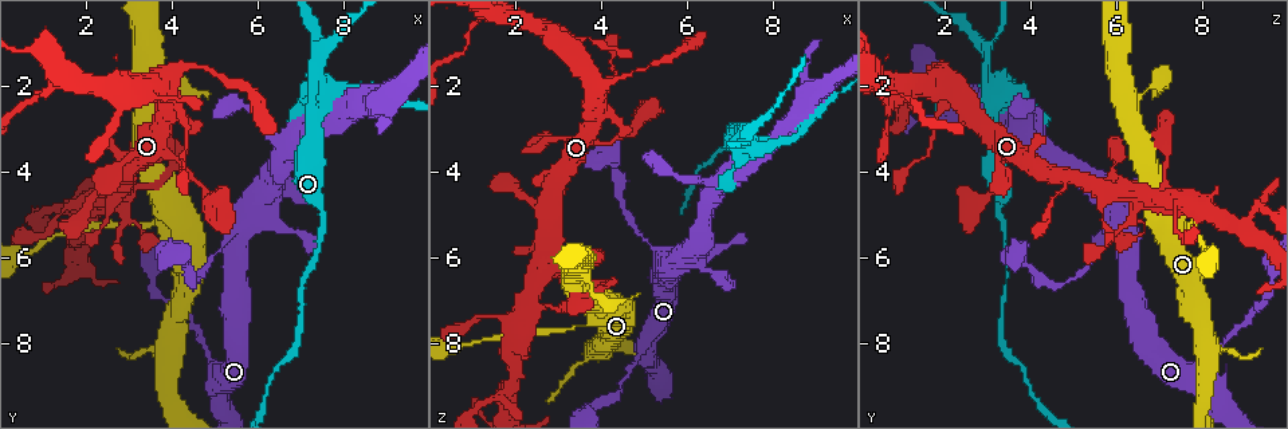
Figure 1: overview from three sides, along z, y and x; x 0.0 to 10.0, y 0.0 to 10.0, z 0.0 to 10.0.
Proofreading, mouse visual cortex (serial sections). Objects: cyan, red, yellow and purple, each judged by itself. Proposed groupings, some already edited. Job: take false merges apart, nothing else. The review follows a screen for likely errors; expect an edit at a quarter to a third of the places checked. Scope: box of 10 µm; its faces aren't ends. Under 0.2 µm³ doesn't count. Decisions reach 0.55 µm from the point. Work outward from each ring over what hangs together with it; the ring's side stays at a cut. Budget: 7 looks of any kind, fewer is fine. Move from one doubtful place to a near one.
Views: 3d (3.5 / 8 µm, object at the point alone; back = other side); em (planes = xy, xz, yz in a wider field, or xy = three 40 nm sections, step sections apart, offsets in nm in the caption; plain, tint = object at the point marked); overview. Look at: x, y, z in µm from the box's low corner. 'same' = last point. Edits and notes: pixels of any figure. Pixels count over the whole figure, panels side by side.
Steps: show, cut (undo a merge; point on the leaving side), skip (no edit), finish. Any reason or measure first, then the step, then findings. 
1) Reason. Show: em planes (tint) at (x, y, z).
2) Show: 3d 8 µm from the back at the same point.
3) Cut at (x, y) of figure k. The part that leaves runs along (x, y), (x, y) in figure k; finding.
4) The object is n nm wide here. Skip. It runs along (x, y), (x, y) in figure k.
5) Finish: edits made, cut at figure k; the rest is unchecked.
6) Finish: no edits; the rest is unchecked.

Calibre changes. Show: em xy step 5 (tint) at (4.90, 8.35, 8.35).

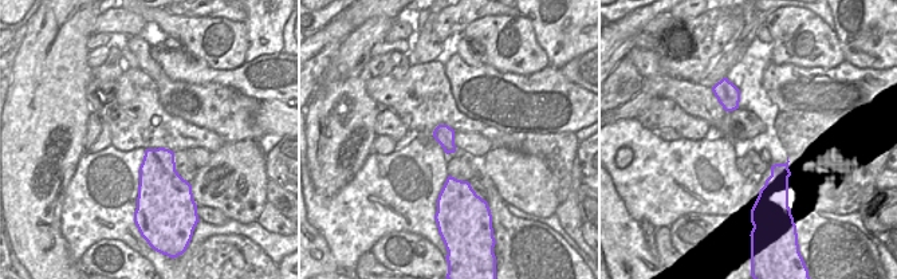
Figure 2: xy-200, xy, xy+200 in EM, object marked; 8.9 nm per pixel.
Show: 3d 3.5 µm at the same point.

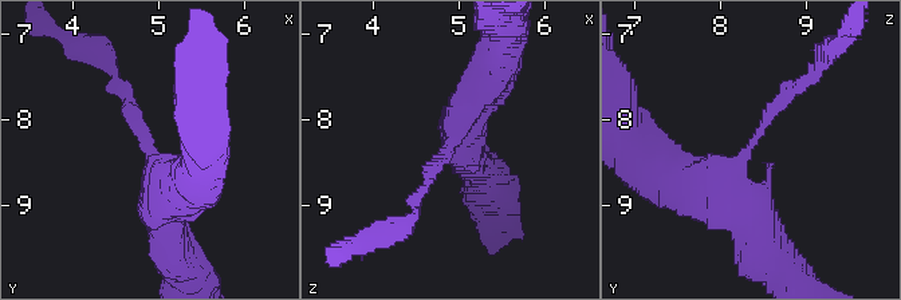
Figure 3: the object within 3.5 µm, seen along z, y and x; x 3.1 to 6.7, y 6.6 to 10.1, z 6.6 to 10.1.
Skip. It runs along (681, 185), (715, 185), (798, 90) in figure 3; all the same cell.

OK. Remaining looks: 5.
A narrow waist. Show: 3d 3.5 µm at (1.90, 5.35, 9.00).

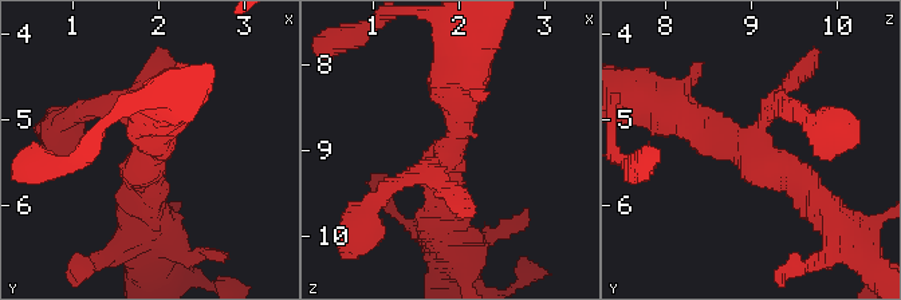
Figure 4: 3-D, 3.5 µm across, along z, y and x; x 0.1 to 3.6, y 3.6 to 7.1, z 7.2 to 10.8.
3 arms meet here; the arms are 200, 400, 450 nm wide; now the EM. Show: em xy step 3 (tint) at (1.90, 5.40, 9.00).

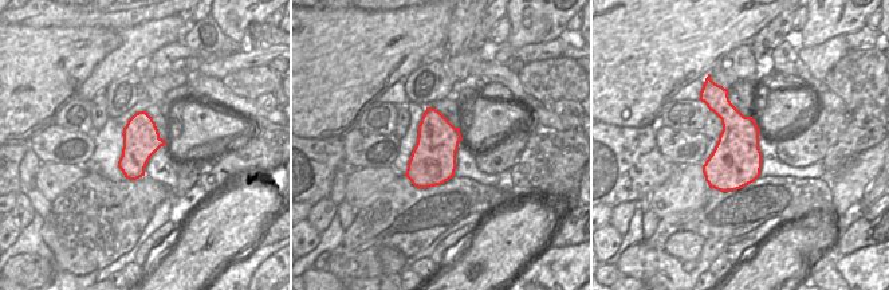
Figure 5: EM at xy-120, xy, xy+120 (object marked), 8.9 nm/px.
Skip. It runs along (673, 113), (794, 174), (817, 204) in figure 4; one cell here.

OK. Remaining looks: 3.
A narrow waist. Show: 3d 3.5 µm at (7.35, 2.80, 3.05).

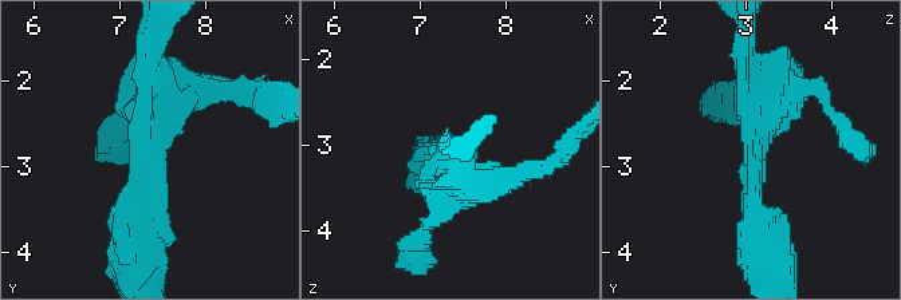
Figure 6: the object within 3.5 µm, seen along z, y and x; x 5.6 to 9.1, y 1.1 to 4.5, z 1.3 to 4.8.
The arms are 300, 500 nm wide; now the EM. Show: em planes (tint) at (7.35, 2.75, 3.10).

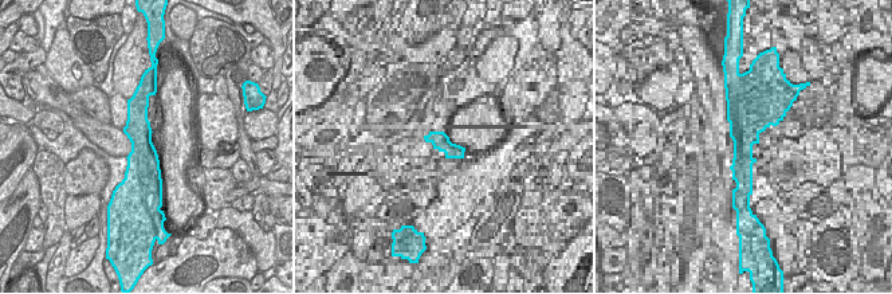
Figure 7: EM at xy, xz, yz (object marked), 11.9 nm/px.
Cut at (794, 102) of figure 6. A border runs along (130, 138), (137, 153), (142, 195) in figure 7; a second cell is stuck on.

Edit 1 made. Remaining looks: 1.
Finish: edits made, cut at figure 6; the rest is unchecked.

